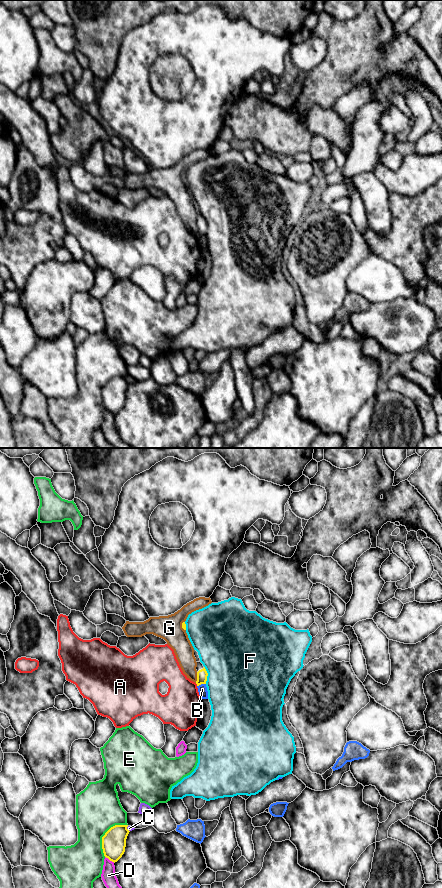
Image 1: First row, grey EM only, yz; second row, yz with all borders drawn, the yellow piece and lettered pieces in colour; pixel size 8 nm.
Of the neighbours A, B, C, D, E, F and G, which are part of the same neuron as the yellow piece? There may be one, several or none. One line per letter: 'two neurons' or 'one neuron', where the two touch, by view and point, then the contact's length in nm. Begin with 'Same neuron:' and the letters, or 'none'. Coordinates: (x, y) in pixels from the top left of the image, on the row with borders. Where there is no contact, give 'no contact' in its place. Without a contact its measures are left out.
Same neuron: none
A: two neurons; contact yz (196, 683); length 30 nm
B: two neurons; contact yz (201, 683); length 80 nm
C: two neurons; contact yz (127, 829); length 50 nm
D: two neurons; contact yz (110, 860); length 90 nm
E: two neurons; contact yz (105, 834); length 320 nm
F: two neurons; contact yz (207, 675); length 140 nm
G: two neurons; contact yz (197, 677); length 90 nm

